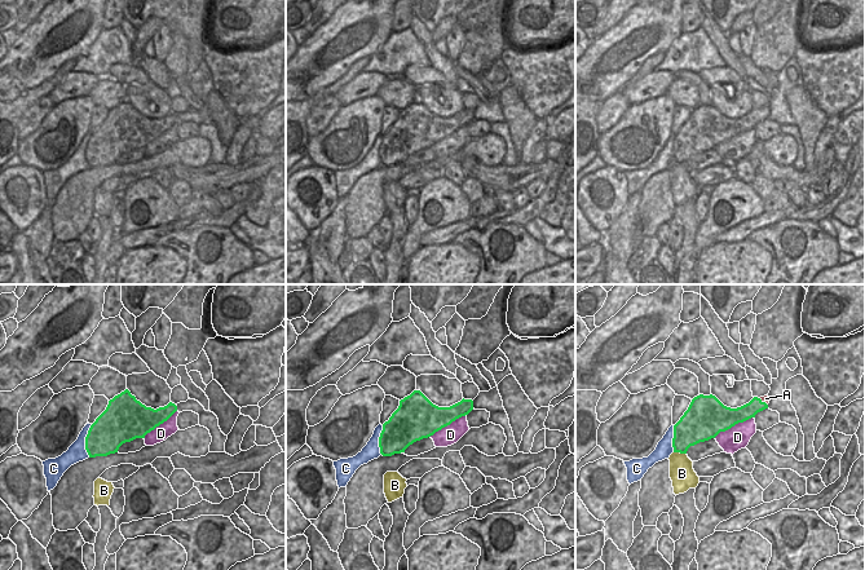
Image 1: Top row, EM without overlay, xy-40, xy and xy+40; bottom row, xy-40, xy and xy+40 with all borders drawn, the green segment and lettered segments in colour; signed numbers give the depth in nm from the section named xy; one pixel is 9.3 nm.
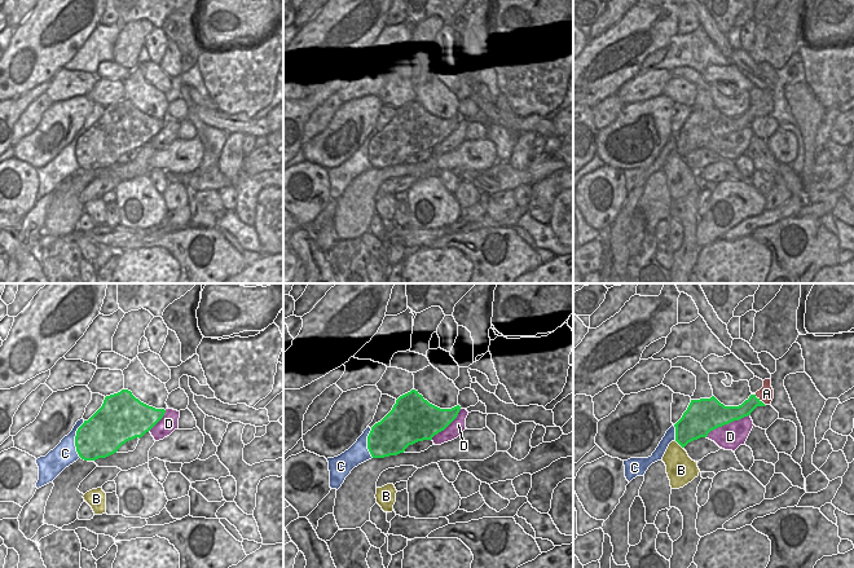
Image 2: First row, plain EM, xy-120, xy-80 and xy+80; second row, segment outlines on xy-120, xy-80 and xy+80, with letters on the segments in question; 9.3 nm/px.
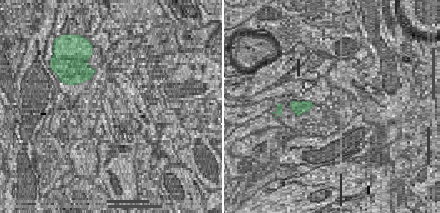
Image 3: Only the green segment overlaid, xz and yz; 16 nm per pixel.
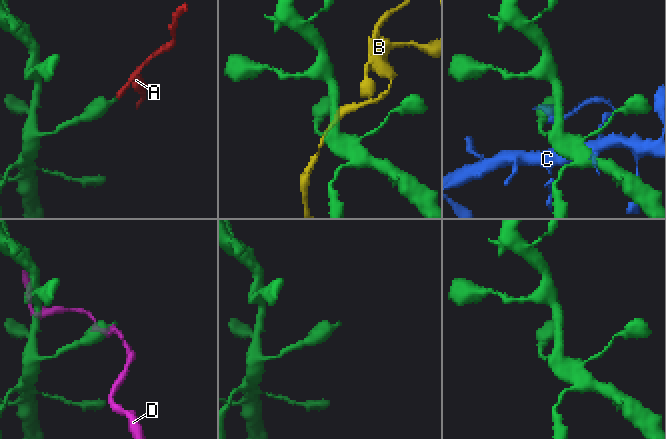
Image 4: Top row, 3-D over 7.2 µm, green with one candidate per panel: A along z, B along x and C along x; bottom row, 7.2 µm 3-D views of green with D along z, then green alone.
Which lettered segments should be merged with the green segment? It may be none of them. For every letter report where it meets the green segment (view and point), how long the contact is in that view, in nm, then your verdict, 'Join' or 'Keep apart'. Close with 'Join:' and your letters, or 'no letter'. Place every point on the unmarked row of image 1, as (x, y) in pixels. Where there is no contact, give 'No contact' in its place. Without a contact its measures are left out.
A: Touches green at xy+40 (763, 113). Shared border 110 nm. Keep apart
B: Touches green at xy+40 (680, 163). Shared border 120 nm. Keep apart
C: Touches green at xy-40 (85, 151). Shared border 320 nm. Keep apart
D: Touches green at xy+40 (733, 136). Shared border 420 nm. Keep apart
Join: no letter.

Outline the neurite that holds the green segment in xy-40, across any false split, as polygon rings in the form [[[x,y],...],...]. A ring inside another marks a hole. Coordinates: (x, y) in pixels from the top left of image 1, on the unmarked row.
[[[125,100],[109,111],[106,120],[91,136],[85,160],[89,168],[115,164],[123,154],[145,149],[176,121],[172,112],[156,120],[146,118]]]

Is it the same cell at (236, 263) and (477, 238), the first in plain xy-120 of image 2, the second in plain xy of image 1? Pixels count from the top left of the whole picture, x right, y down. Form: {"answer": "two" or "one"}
{"answer": "one"}

